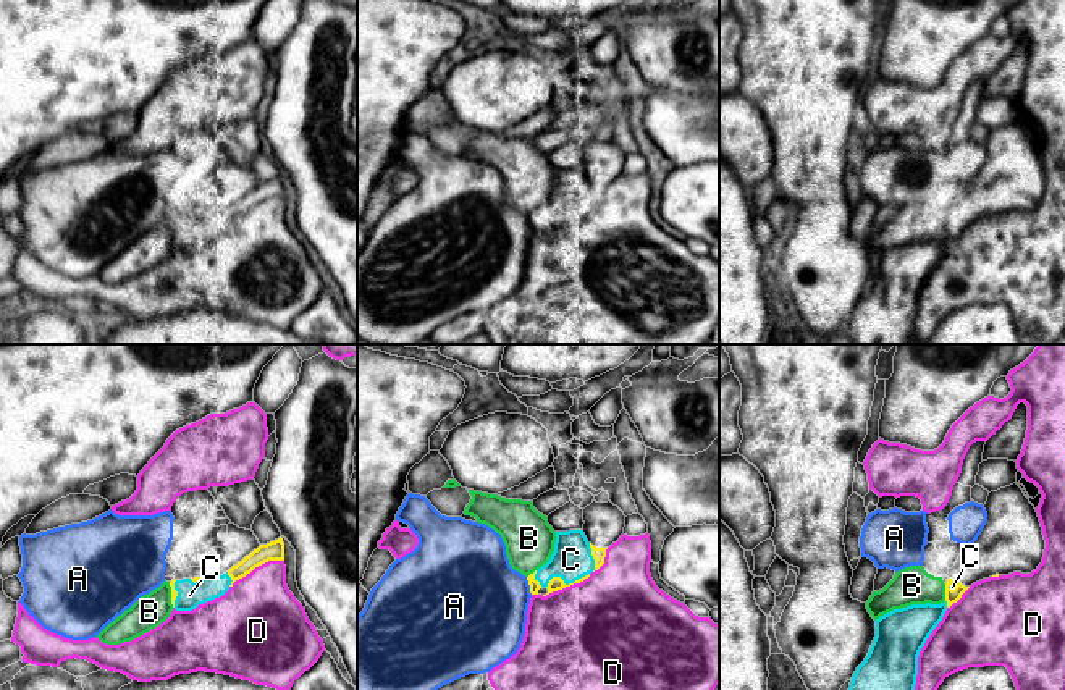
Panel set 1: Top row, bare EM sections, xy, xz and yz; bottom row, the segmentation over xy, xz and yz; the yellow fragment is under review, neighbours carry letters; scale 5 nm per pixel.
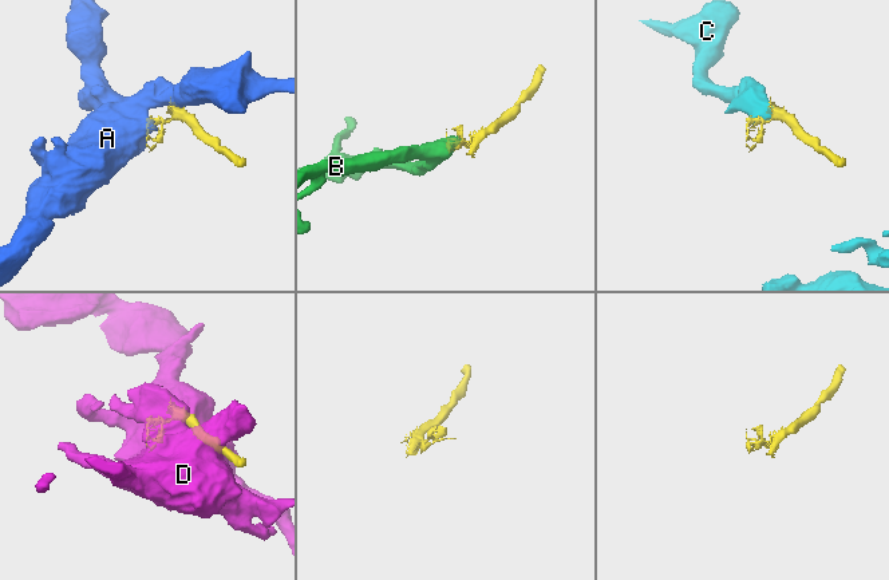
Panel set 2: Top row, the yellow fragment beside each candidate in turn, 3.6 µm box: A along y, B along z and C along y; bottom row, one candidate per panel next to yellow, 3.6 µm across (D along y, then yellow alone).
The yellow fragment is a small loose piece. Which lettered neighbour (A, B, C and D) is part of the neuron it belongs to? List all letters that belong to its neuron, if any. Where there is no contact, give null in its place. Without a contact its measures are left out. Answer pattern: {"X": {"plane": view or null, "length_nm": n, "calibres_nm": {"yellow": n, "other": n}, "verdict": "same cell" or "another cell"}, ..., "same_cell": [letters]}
{"A": {"plane": "xz", "length_nm": 90, "calibres_nm": {"yellow": 50, "other": 460}, "verdict": "another cell"}, "B": {"plane": "yz", "length_nm": 90, "calibres_nm": {"yellow": 70, "other": 190}, "verdict": "another cell"}, "C": {"plane": "xz", "length_nm": 240, "calibres_nm": {"yellow": 70, "other": 200}, "verdict": "same cell"}, "D": {"plane": "xy", "length_nm": 300, "calibres_nm": {"yellow": 100, "other": 400}, "verdict": "another cell"}, "same_cell": ["C"]}

